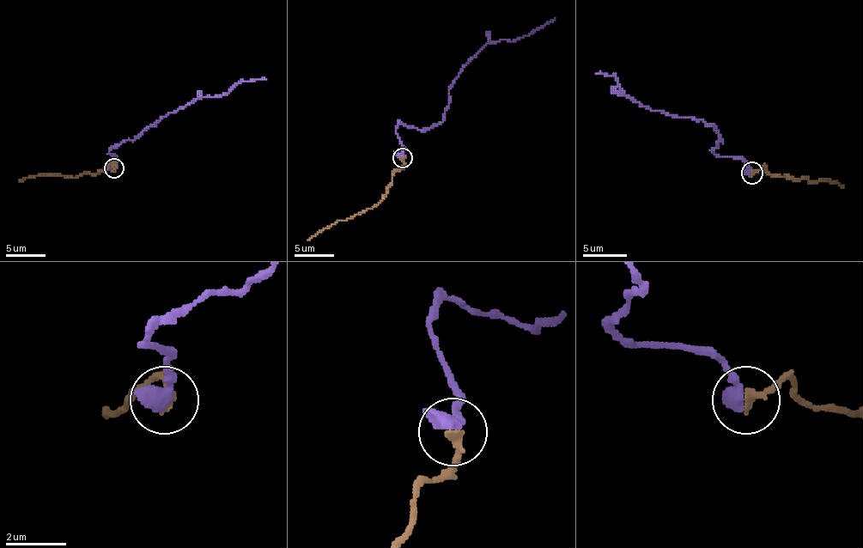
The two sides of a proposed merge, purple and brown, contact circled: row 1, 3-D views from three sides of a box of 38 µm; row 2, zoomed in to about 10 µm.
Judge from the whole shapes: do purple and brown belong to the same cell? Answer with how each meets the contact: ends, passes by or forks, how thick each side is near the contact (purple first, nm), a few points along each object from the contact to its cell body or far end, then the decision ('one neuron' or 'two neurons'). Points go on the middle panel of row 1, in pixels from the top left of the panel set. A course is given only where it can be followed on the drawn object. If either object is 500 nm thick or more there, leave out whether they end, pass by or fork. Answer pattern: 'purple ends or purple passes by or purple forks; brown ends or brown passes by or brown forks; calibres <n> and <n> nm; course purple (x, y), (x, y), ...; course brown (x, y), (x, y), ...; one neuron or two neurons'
calibres 550 and 360 nm; course purple (402, 157), (396, 128), (402, 124), (429, 130), (443, 120), (449, 87), (488, 44), (515, 41), (555, 18); course brown (402, 157), (402, 167), (391, 175), (388, 192), (376, 204), (317, 232), (307, 240); one neuron

